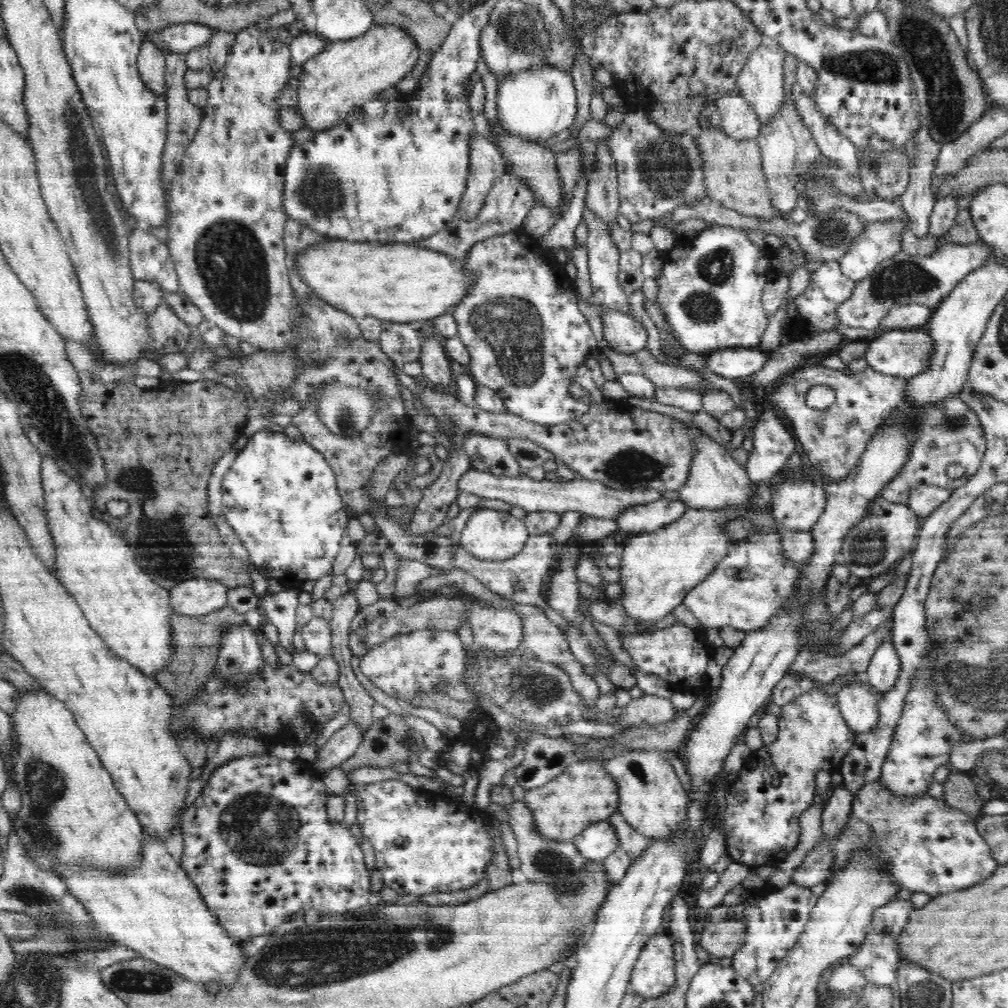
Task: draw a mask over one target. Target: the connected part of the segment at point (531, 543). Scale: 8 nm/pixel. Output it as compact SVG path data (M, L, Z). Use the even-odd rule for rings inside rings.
M555 533L538 534L538 536L530 536L526 545L519 554L507 560L481 560L475 558L470 552L460 548L453 553L454 568L464 570L475 576L475 578L485 585L490 591L502 596L504 599L516 604L524 604L540 608L550 621L554 622L567 637L567 620L550 607L545 602L541 593L541 584L546 581L546 574L551 570L551 561L555 558Z

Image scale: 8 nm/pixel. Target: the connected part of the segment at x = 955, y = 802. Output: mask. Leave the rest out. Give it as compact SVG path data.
M952 771L943 783L944 800L953 808L968 813L972 820L980 818L980 809L986 804L976 792L977 779Z

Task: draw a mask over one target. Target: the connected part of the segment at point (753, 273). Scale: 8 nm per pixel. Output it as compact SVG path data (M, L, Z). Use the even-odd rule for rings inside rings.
M707 225L693 238L677 237L675 247L667 253L662 252L664 266L660 276L655 276L658 283L659 304L668 308L672 324L676 324L676 333L684 336L687 352L714 352L728 349L752 348L762 340L768 326L768 317L762 308L764 287L773 278L772 270L767 267L767 260L744 230L724 225Z

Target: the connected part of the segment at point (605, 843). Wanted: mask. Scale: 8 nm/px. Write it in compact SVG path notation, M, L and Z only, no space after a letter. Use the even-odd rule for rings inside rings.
M608 820L591 824L584 828L573 841L588 860L604 861L614 850L619 848L618 837Z

